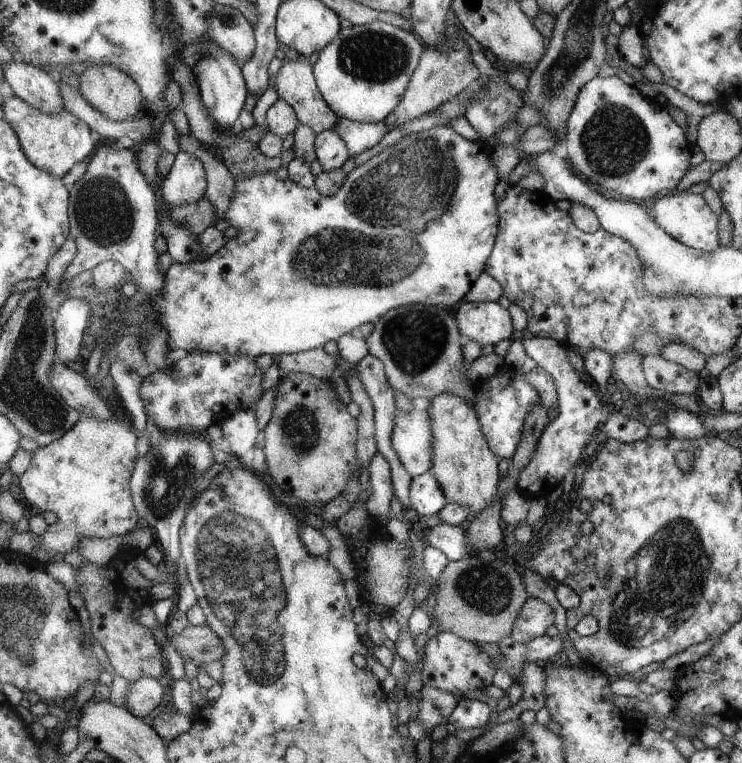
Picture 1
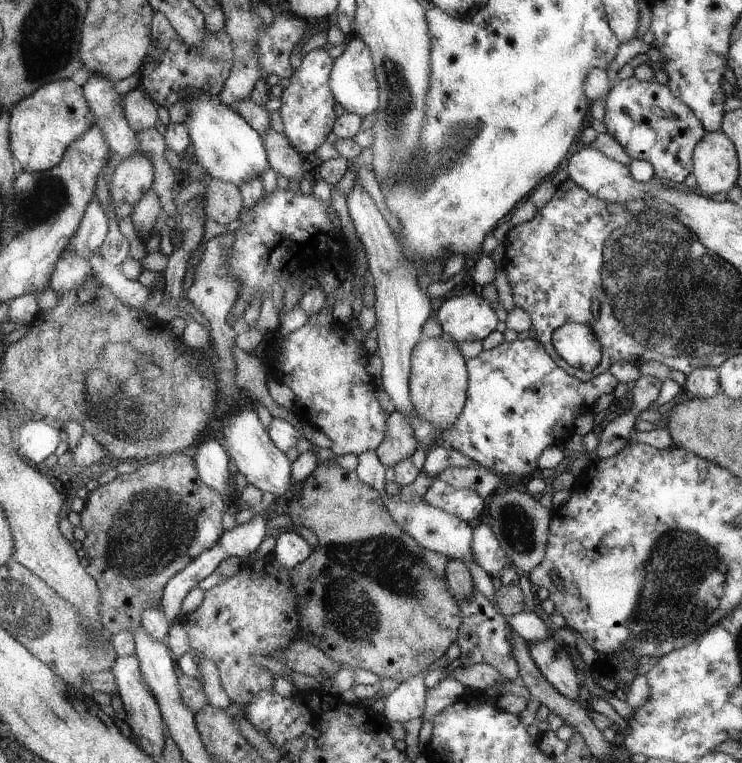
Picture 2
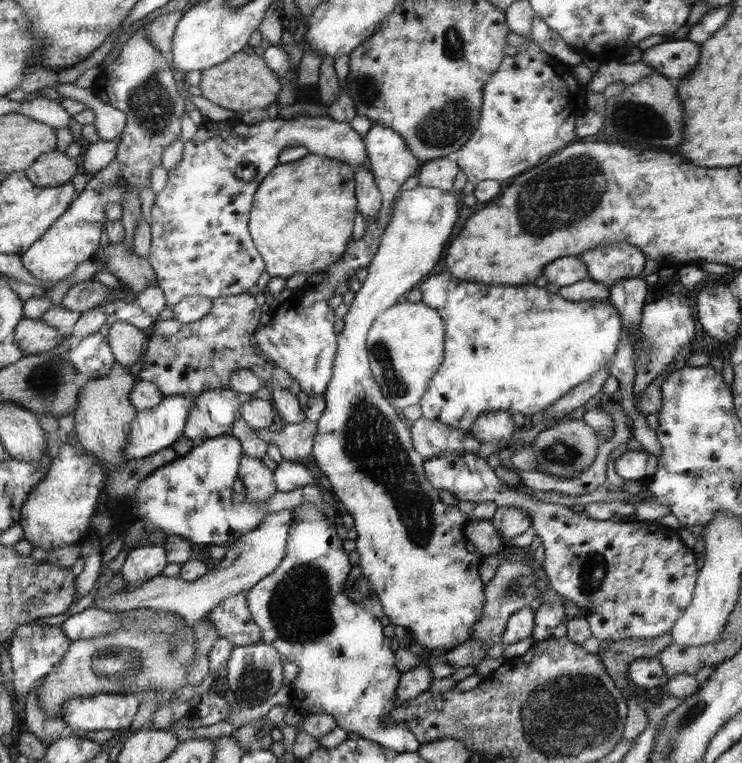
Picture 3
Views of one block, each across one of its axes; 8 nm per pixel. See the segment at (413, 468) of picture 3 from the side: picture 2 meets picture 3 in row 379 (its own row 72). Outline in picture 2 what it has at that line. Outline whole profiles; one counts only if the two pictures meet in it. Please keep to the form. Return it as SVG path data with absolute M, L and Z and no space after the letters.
M351 36L345 43L346 49L335 61L331 72L331 89L342 112L353 113L364 119L368 114L376 112L376 108L380 108L380 84L377 82L376 68L366 44L357 36Z

